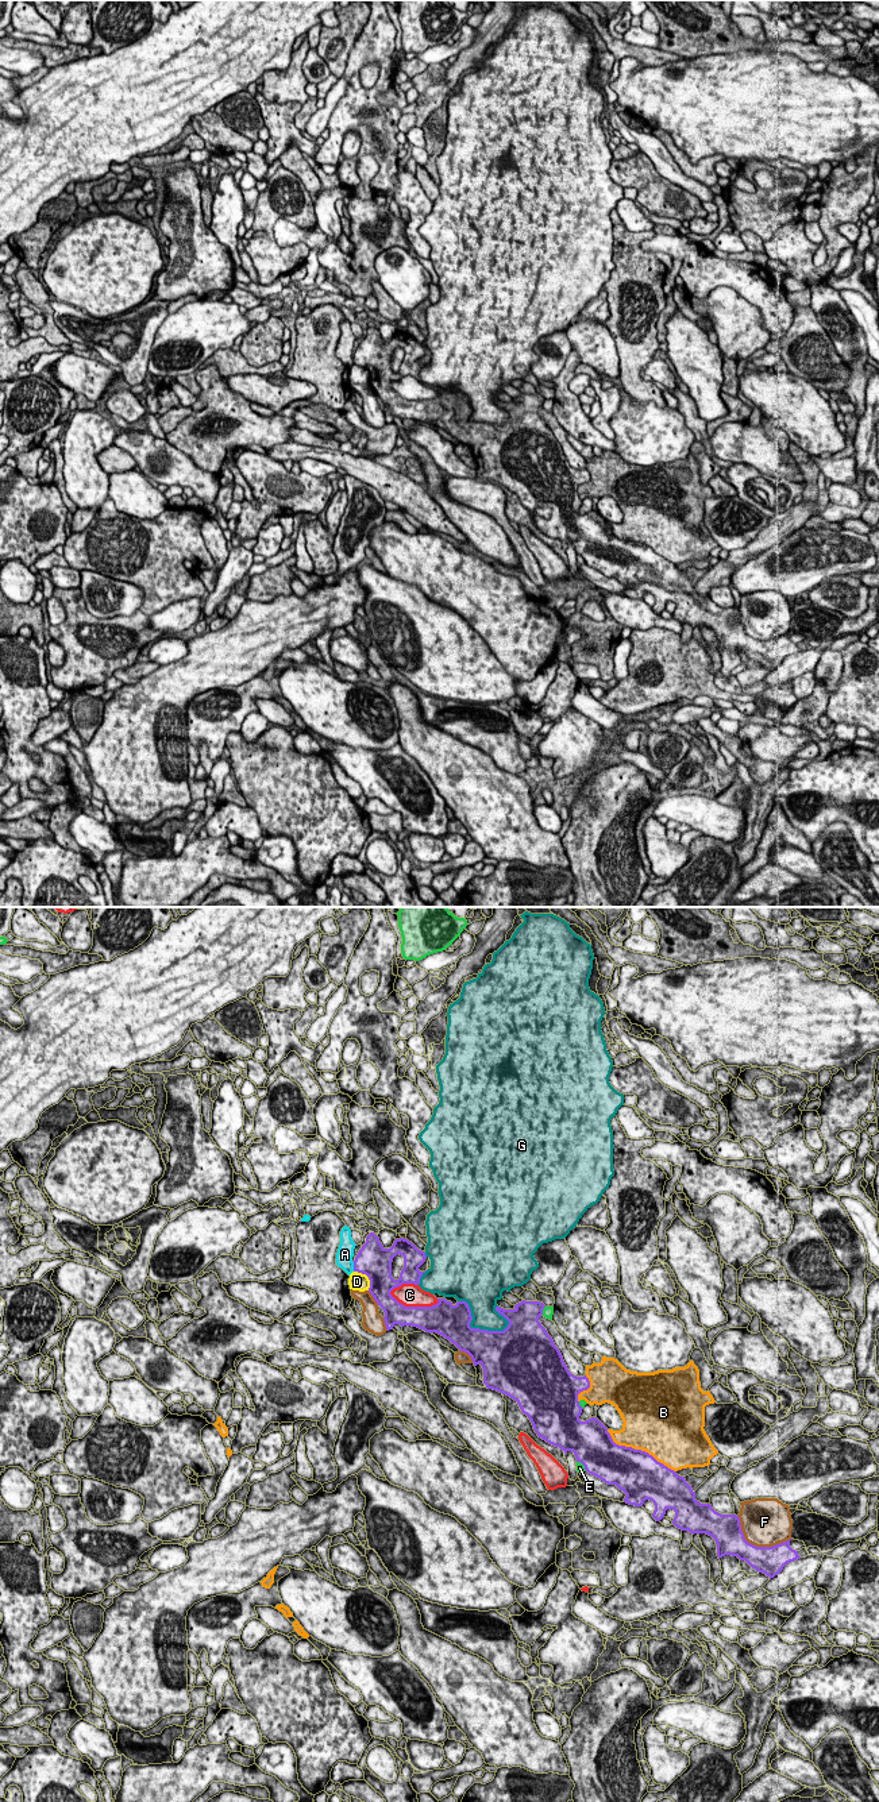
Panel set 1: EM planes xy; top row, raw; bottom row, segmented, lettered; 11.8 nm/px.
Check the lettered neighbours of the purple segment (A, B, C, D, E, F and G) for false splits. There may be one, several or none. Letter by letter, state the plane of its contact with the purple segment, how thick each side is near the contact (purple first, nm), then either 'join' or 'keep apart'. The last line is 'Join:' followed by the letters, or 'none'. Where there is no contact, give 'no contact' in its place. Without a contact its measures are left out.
A: xy | 400/200 nm | keep apart
B: xy | 500/480 nm | keep apart
C: xy | 320/280 nm | keep apart
D: xy | 400/220 nm | keep apart
E: xy | 320/130 nm | keep apart
F: xy | 340/480 nm | keep apart
G: xy | 400/300 nm | keep apart
Join: none

